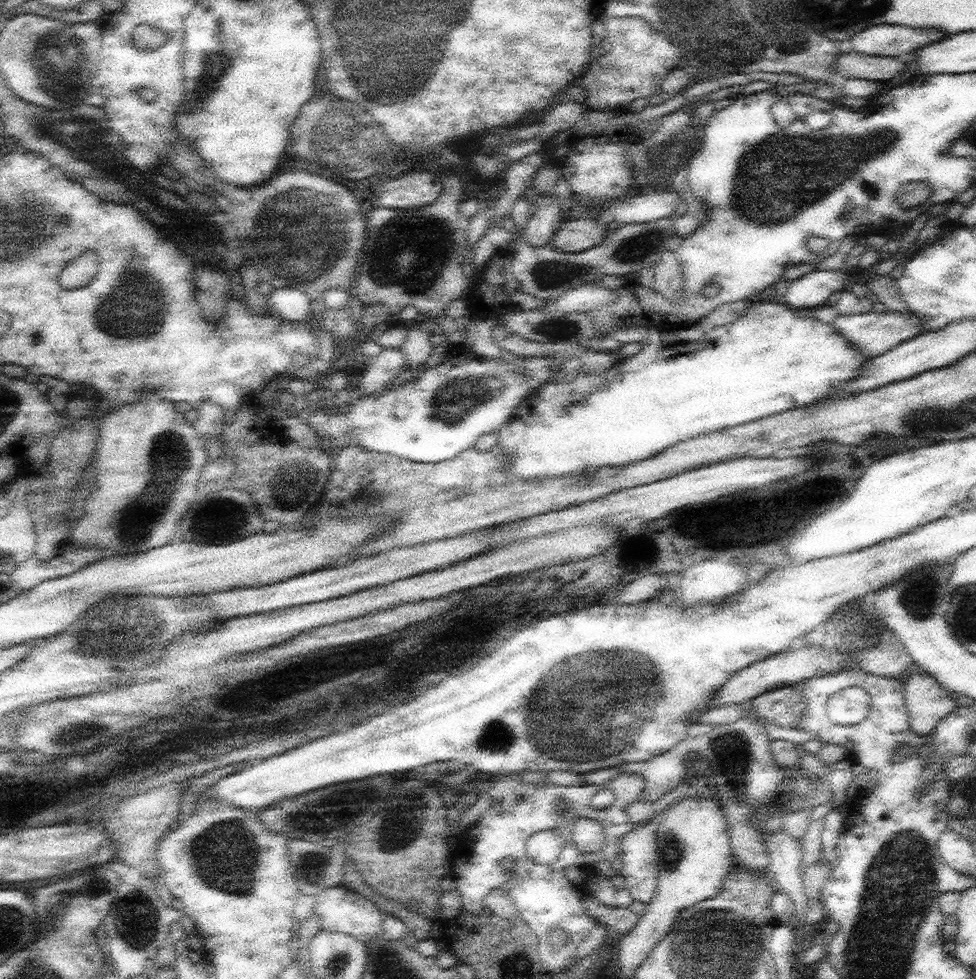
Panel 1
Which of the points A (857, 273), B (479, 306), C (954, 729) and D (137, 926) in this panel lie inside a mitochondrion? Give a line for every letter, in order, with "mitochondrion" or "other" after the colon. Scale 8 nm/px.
A: other
B: other
C: other
D: mitochondrion

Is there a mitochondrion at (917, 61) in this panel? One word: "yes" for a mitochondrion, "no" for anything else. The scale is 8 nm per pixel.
no

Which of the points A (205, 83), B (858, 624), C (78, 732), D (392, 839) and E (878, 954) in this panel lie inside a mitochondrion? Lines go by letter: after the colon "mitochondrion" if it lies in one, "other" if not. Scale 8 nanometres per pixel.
A: mitochondrion
B: mitochondrion
C: mitochondrion
D: mitochondrion
E: mitochondrion

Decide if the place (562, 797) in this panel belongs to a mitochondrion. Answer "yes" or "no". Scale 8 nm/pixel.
no

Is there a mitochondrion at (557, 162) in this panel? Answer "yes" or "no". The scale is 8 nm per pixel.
no

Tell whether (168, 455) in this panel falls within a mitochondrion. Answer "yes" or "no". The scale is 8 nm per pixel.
yes

